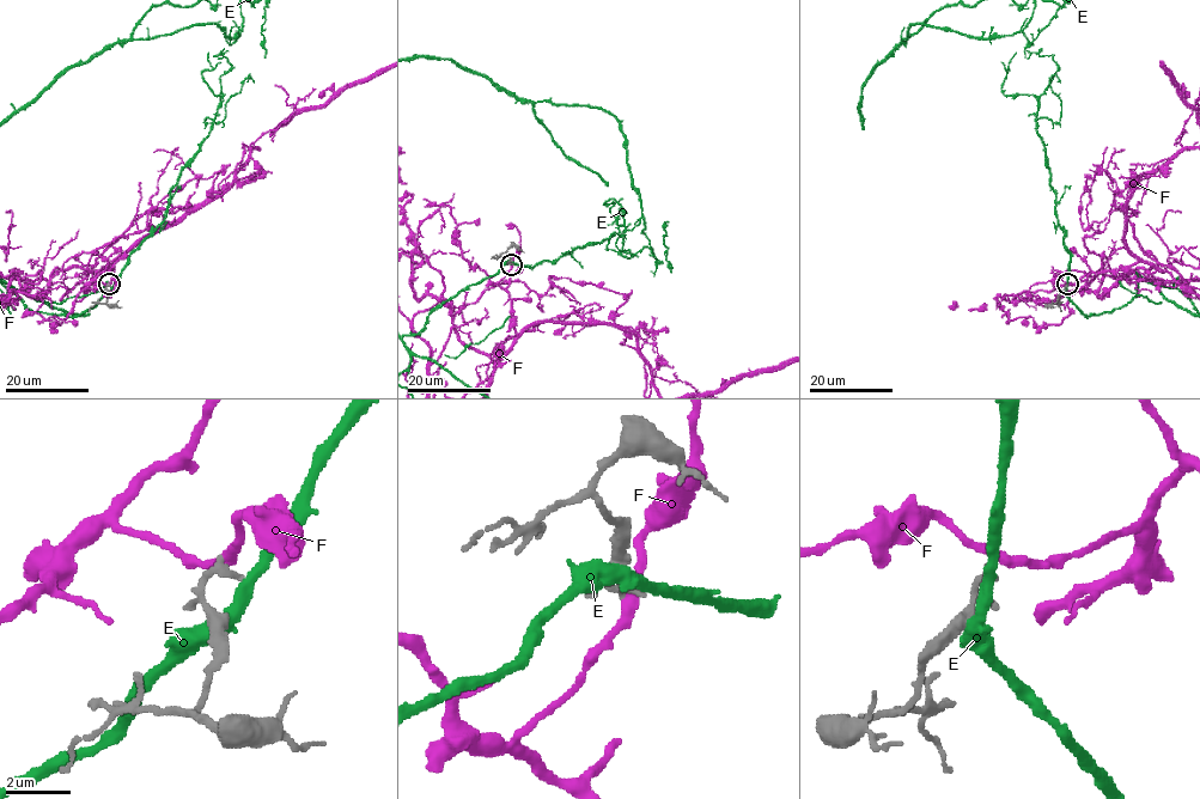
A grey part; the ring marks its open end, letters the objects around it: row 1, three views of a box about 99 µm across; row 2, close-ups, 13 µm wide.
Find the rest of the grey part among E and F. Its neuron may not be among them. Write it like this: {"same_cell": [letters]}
{"same_cell": []}

